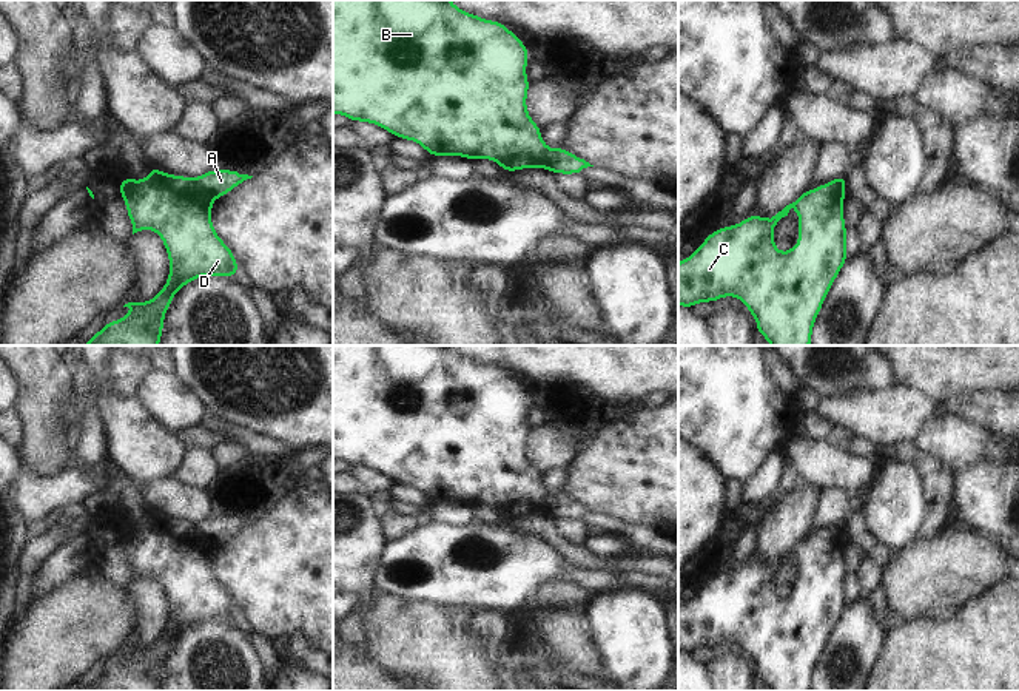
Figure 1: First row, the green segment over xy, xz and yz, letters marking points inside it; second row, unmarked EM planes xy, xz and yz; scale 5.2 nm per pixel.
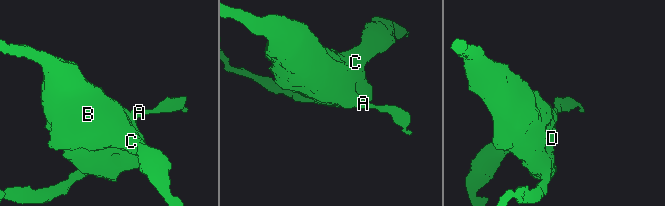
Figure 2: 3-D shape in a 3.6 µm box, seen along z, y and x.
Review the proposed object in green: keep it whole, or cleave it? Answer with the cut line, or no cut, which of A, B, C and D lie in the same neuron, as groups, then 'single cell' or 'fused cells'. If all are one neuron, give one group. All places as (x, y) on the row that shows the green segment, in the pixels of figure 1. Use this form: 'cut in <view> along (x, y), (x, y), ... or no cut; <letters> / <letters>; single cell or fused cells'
cut in xy along (193, 179), (213, 201); A / B C D; fused cells

